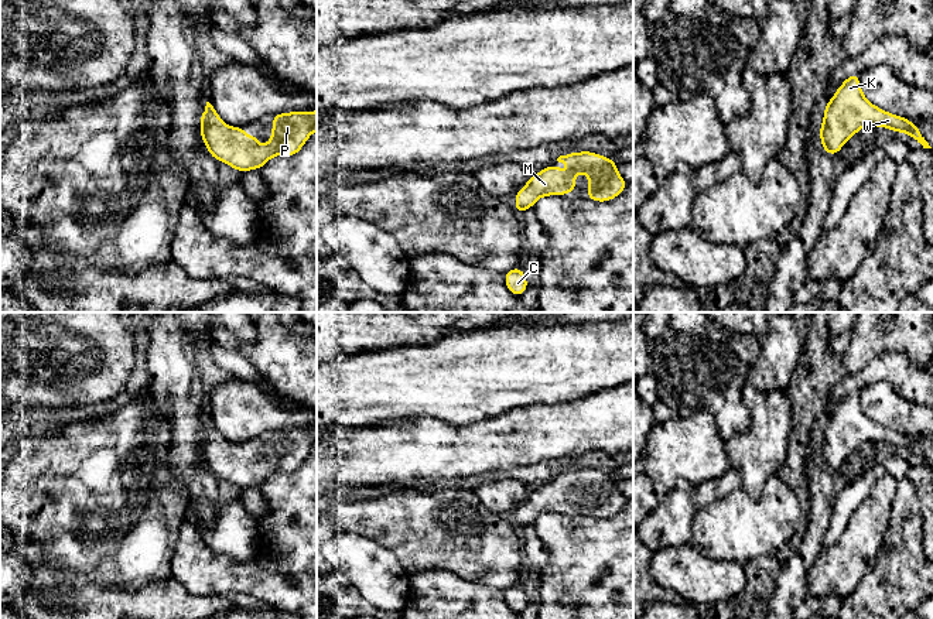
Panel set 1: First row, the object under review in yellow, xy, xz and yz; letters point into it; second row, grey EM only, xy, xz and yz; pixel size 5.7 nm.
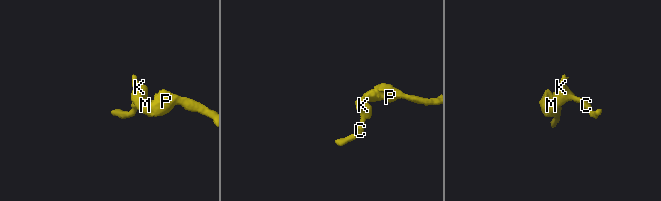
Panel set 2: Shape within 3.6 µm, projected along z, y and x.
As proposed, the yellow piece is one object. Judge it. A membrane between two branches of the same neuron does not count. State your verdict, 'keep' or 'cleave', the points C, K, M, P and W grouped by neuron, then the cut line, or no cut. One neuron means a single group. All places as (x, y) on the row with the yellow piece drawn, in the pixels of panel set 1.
keep | C K M P W | no cut

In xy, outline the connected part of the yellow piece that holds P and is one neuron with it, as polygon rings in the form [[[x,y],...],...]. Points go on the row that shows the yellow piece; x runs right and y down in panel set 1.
[[[209,102],[199,120],[201,138],[208,153],[240,172],[260,170],[274,155],[298,154],[317,131],[317,110],[278,113],[273,116],[271,124],[270,140],[263,148],[254,133],[249,136],[243,127],[228,126]]]

